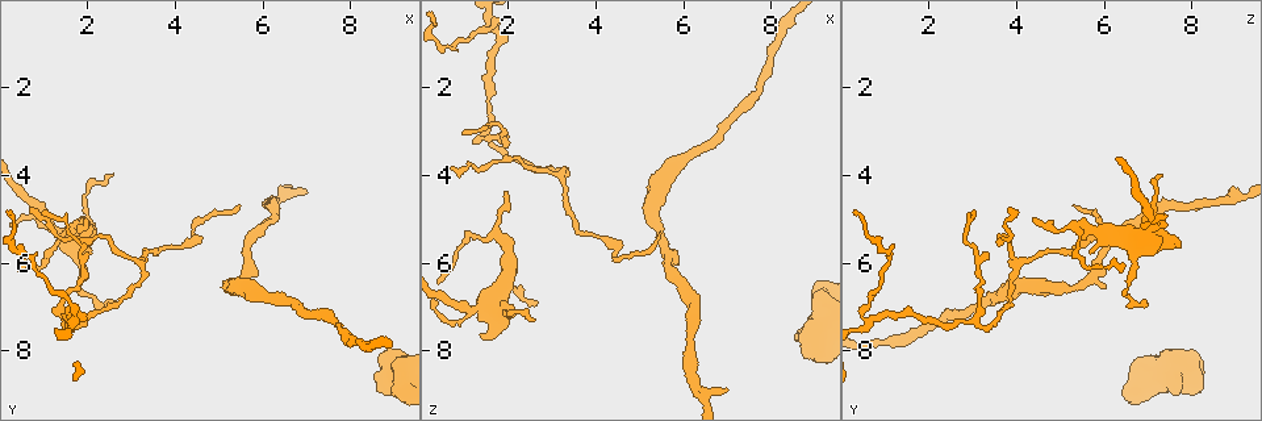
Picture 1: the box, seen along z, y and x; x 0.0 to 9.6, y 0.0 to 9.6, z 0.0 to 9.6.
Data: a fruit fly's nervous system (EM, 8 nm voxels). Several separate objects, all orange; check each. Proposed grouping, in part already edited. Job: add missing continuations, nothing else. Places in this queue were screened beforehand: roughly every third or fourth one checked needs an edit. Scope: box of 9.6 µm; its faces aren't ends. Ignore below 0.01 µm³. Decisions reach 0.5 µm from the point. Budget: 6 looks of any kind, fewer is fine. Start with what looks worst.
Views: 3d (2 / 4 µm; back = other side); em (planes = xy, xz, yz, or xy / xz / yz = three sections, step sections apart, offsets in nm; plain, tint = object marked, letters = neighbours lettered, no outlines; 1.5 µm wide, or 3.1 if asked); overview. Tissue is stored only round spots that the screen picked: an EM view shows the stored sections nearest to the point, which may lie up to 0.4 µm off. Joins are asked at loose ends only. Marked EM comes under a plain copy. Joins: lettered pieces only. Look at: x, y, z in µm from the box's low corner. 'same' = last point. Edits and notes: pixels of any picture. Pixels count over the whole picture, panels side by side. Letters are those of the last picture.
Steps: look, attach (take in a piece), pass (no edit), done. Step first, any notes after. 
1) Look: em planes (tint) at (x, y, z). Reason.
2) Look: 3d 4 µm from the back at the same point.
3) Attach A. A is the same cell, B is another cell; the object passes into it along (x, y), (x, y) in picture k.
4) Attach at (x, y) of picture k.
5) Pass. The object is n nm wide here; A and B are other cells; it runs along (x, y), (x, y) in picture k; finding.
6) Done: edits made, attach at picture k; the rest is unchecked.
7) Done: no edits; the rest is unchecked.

Look: 3d 2 µm from the back at (7.00, 4.35, 8.80). Free end.

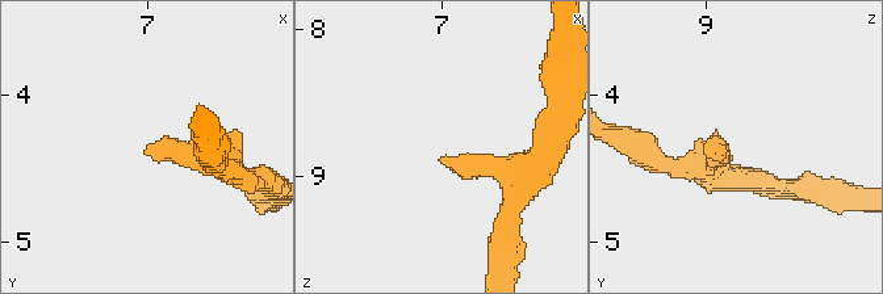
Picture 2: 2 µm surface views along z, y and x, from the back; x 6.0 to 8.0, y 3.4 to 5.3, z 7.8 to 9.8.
Look: em xy step 4 (letters) at (6.98, 4.38, 8.84). Need the tissue.

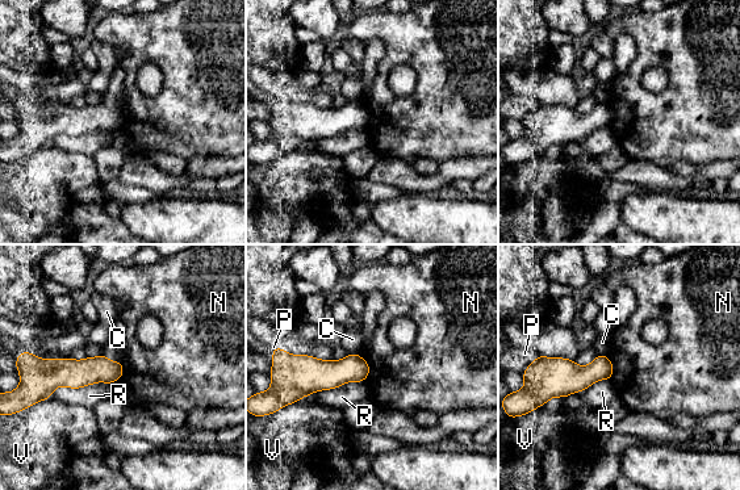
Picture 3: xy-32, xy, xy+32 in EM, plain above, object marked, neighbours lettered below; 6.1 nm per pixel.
Pass. C, N, P, R and V are other cells; it runs along (120, 369), (55, 372), (42, 381) in picture 3; none of them fits.

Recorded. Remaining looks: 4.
Look: 3d 2 µm at (0.75, 4.80, 3.85). Tapers out.

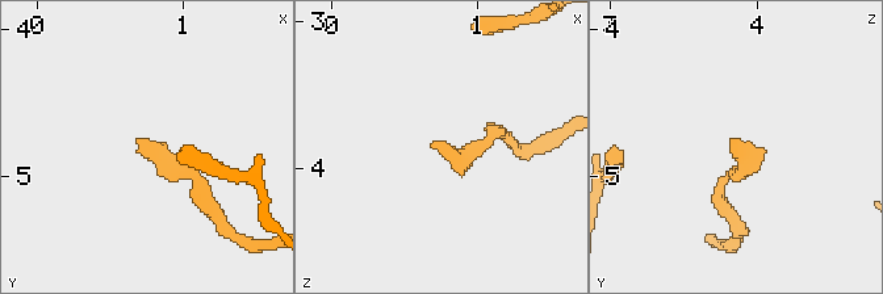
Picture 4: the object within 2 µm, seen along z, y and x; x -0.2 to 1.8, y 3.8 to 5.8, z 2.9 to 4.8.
Look: em planes (letters) at (0.72, 4.72, 3.82). Shape alone is not enough.

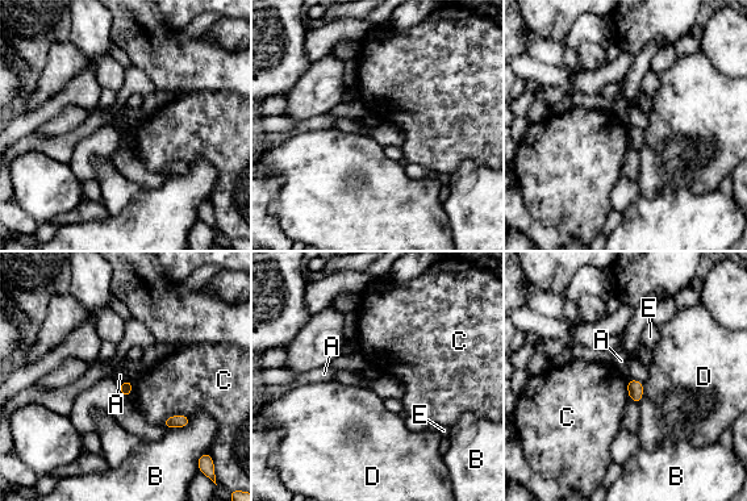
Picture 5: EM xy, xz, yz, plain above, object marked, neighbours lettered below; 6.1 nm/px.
Pass. A, B, C, D and E are other cells; a border runs along (126, 379), (120, 383) in picture 5; none of them fits.

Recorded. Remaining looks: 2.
Done: no edits; the rest is unchecked.

